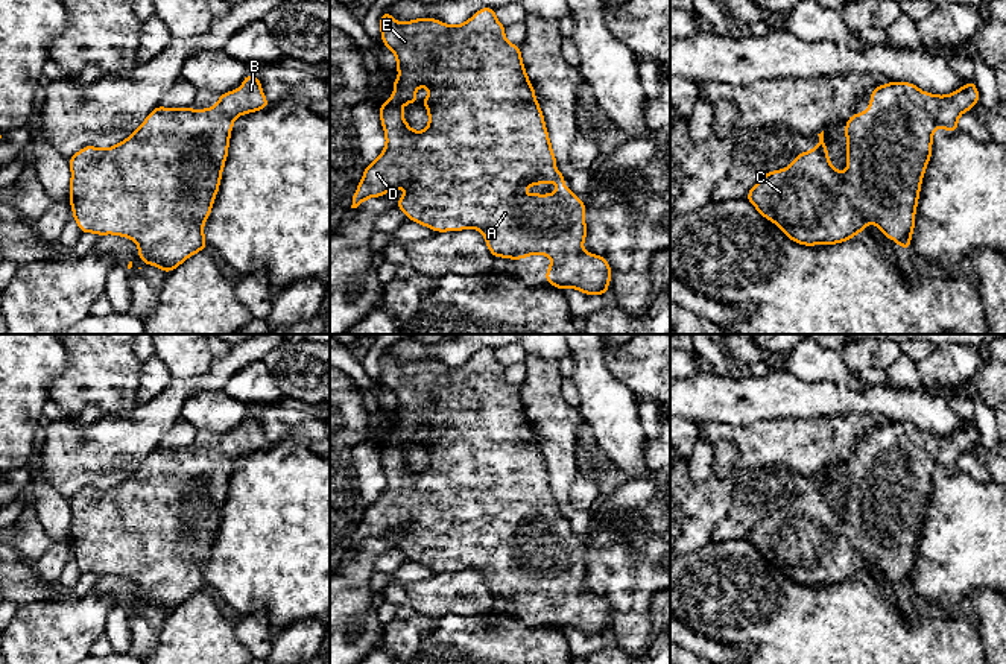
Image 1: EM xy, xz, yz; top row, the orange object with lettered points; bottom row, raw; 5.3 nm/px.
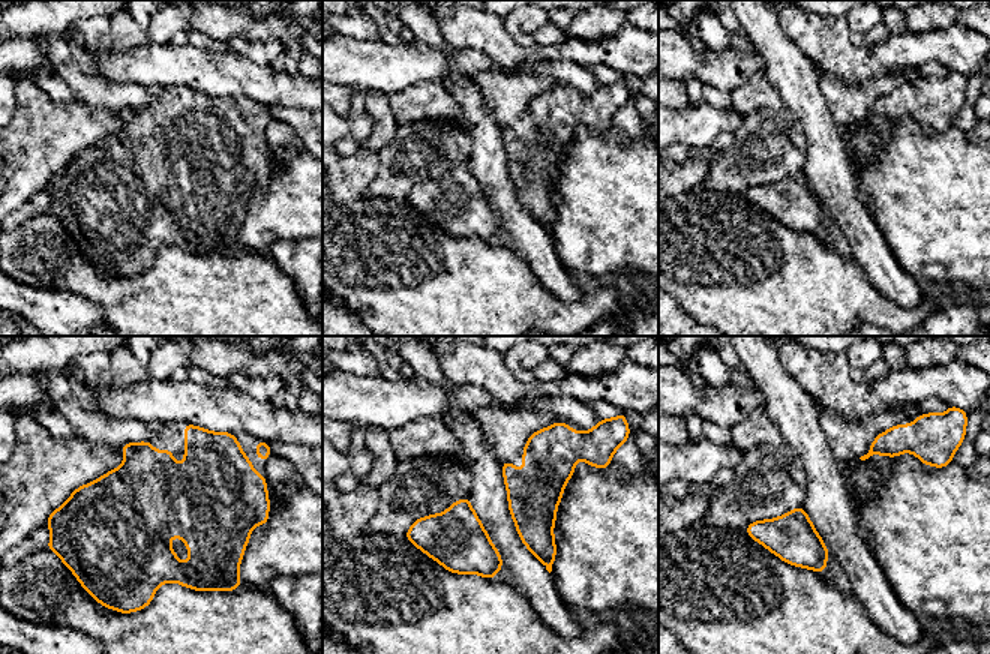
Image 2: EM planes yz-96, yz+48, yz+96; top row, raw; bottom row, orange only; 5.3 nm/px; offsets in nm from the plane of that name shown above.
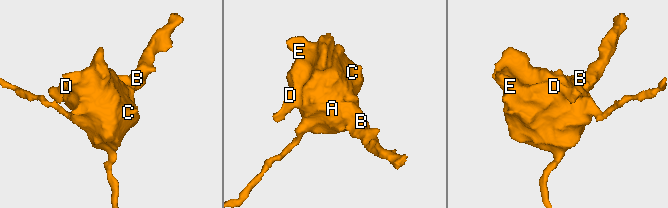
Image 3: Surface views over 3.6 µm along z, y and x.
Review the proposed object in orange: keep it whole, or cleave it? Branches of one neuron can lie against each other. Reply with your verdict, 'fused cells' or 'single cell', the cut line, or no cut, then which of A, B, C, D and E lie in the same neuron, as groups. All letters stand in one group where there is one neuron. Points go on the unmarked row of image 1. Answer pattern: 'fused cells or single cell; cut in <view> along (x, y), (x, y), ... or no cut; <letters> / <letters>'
single cell; no cut; A B C D E

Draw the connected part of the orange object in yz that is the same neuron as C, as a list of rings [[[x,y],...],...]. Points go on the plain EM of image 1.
[[[973,421],[948,436],[924,433],[910,422],[875,427],[869,448],[853,454],[845,465],[845,514],[830,506],[822,471],[813,491],[801,492],[789,509],[764,514],[746,539],[799,585],[842,583],[874,562],[887,579],[909,591],[921,521],[932,495],[933,471],[939,465],[950,474],[956,473],[959,456],[976,444],[979,432]]]

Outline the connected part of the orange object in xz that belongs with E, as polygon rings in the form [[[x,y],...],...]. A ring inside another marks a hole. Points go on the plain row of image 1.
[[[489,346],[457,366],[435,359],[397,363],[388,349],[383,353],[381,381],[395,394],[400,418],[392,421],[395,435],[378,445],[386,488],[366,506],[351,549],[406,526],[397,549],[407,559],[436,573],[476,568],[495,599],[553,597],[546,612],[547,624],[558,631],[571,628],[585,635],[606,635],[612,612],[606,599],[582,591],[587,547],[564,526],[562,512],[553,509],[556,498],[521,401],[521,386],[506,381],[505,368]],[[421,425],[429,427],[427,441],[415,439]],[[406,444],[422,444],[429,450],[425,471],[409,468],[401,451]],[[541,523],[556,523],[558,532],[521,533],[526,526]]]

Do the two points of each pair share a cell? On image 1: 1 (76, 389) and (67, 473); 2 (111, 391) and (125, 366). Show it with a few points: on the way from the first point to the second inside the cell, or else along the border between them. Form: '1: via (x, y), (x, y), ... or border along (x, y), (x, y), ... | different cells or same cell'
1: border along (64, 420), (67, 421) | different cells
2: via (110, 385), (119, 373) | same cell

